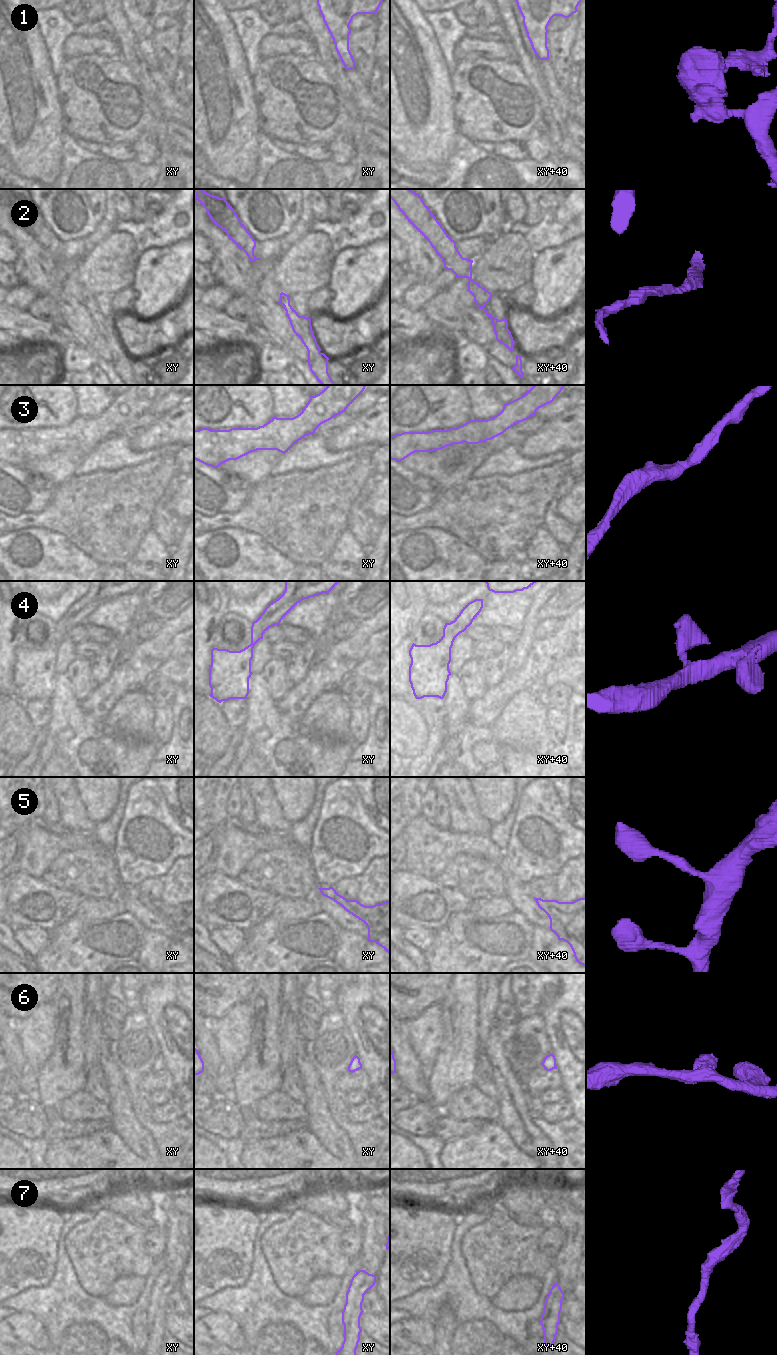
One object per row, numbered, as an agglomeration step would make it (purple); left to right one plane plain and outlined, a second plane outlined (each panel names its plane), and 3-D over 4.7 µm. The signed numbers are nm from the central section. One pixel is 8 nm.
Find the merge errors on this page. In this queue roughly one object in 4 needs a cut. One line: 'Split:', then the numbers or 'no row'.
Split: 1

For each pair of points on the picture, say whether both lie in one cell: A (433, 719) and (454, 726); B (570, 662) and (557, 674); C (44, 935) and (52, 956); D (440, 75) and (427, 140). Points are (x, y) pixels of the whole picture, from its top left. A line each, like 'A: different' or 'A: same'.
A: different
B: same
C: different
D: same

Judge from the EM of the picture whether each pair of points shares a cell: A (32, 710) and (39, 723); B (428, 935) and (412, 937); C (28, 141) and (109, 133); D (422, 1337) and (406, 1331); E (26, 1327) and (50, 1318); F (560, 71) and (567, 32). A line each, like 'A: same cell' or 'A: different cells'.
A: same cell
B: same cell
C: different cells
D: same cell
E: different cells
F: same cell

